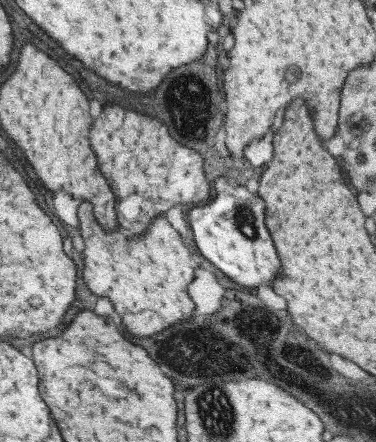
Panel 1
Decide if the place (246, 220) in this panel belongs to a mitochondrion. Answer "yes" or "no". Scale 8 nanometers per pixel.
yes

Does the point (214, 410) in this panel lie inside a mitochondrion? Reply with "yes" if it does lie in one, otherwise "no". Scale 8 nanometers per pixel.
yes

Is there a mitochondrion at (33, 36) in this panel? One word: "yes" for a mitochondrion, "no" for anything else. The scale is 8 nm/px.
no

